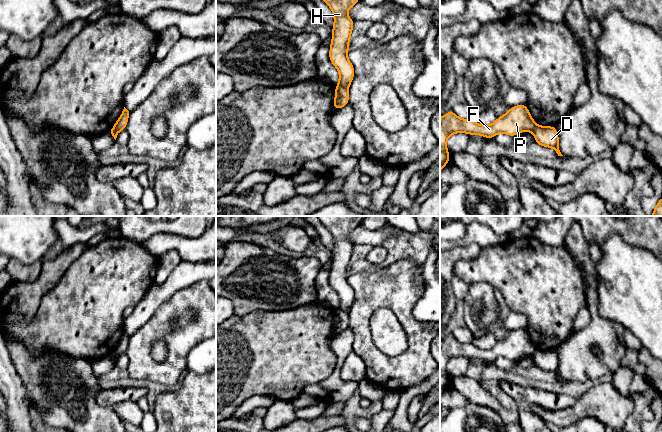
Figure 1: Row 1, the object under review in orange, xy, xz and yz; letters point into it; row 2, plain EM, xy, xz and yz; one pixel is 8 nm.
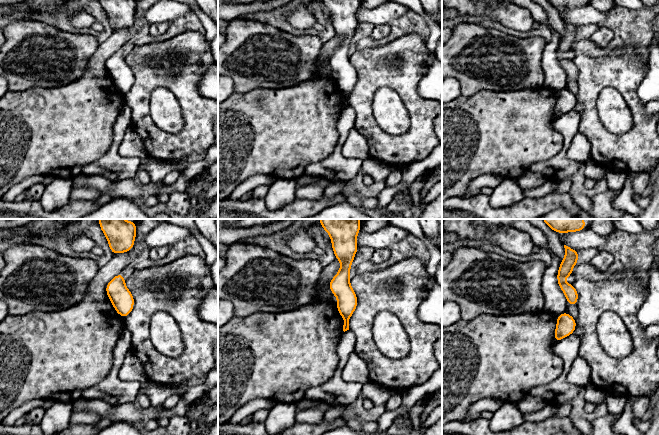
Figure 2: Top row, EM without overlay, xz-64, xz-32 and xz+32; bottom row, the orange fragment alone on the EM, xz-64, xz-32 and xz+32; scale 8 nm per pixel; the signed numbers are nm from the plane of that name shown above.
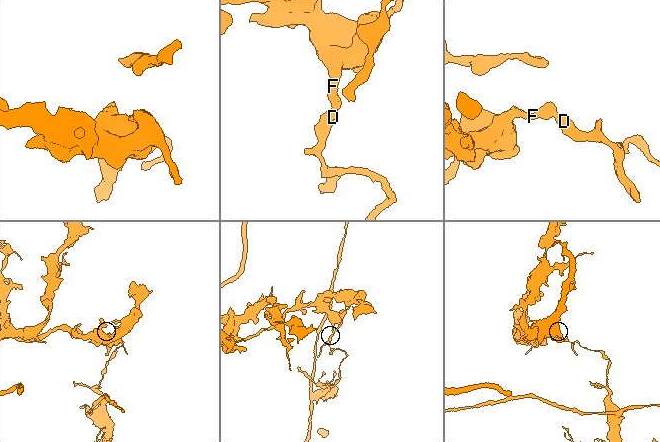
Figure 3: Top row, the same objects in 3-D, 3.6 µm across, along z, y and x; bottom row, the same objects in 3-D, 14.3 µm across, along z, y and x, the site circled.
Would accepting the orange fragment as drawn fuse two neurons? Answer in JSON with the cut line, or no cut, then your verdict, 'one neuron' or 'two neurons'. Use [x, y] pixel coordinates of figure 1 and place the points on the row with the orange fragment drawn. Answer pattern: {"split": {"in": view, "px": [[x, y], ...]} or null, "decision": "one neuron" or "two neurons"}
{"split": {"in": "xz", "px": [[338, 84], [347, 88]]}, "decision": "two neurons"}

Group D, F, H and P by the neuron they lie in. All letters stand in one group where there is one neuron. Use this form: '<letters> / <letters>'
D / F H P

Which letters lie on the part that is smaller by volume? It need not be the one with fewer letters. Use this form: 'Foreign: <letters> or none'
Foreign: D

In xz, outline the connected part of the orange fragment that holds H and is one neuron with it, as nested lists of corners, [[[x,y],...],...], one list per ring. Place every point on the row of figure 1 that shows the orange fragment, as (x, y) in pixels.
[[[360,0],[323,1],[331,8],[334,16],[329,59],[339,71],[338,85],[349,88],[355,73],[354,66],[347,57],[354,21],[347,16],[347,11]]]

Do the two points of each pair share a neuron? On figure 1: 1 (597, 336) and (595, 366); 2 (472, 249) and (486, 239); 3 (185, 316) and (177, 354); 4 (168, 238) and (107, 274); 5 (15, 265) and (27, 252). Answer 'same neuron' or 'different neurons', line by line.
1: same neuron
2: different neurons
3: same neuron
4: different neurons
5: different neurons

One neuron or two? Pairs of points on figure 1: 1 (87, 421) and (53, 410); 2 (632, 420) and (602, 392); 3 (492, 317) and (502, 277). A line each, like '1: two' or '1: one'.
1: one
2: two
3: two

